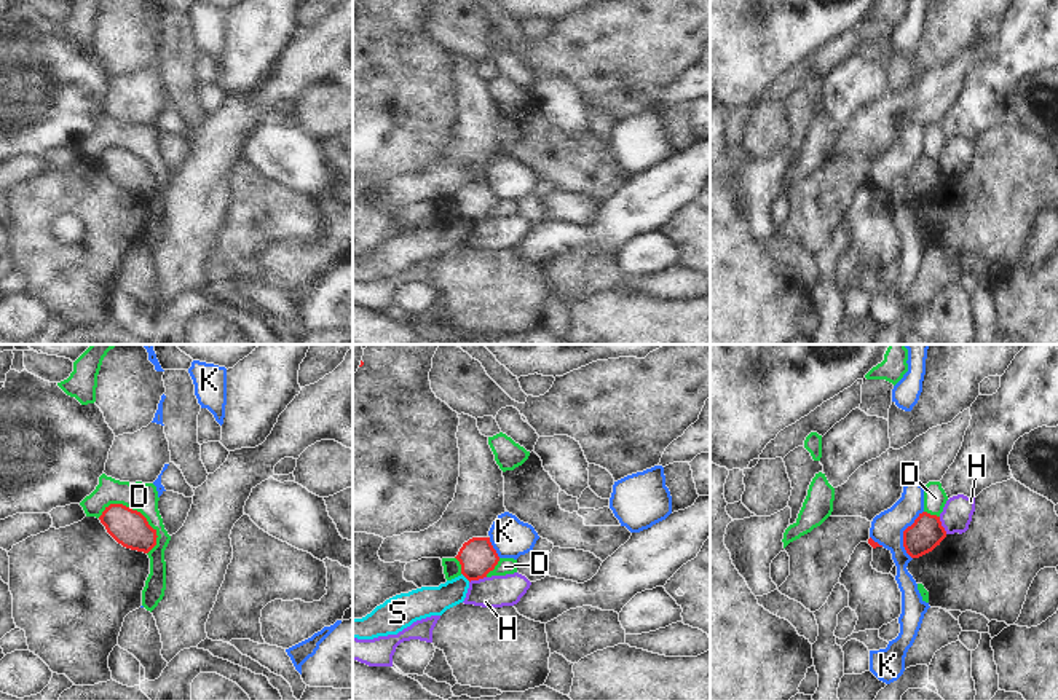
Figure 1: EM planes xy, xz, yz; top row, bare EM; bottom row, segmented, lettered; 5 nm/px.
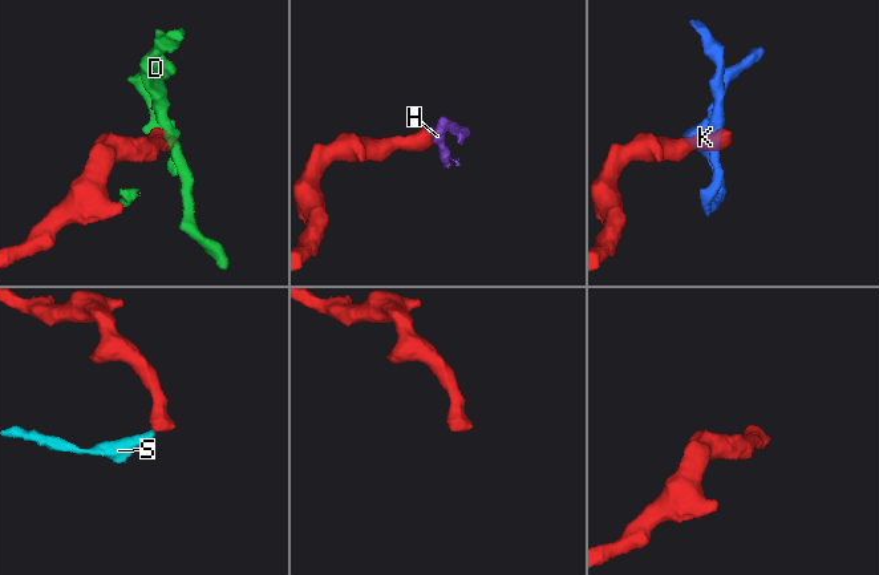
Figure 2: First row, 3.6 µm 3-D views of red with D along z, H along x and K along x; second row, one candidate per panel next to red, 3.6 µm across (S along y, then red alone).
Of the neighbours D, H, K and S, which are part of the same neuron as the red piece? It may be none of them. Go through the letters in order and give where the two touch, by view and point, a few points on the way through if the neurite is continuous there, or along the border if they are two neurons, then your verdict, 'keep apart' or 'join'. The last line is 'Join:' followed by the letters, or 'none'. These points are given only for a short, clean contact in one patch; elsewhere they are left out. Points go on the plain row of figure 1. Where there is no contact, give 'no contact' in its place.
D: contact xy (134, 153); keep apart
H: contact xz (477, 222); border xz (485, 219), (469, 225); keep apart
K: contact yz (904, 177); border yz (923, 153), (904, 174), (904, 192), (911, 201); keep apart
S: contact xz (466, 220); border xz (461, 216), (469, 224); keep apart
Join: none

